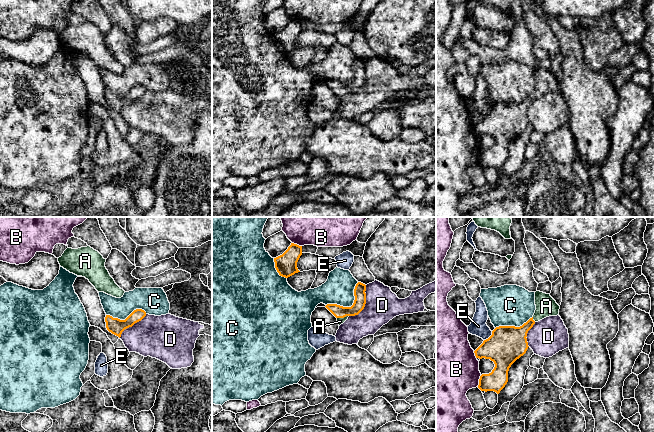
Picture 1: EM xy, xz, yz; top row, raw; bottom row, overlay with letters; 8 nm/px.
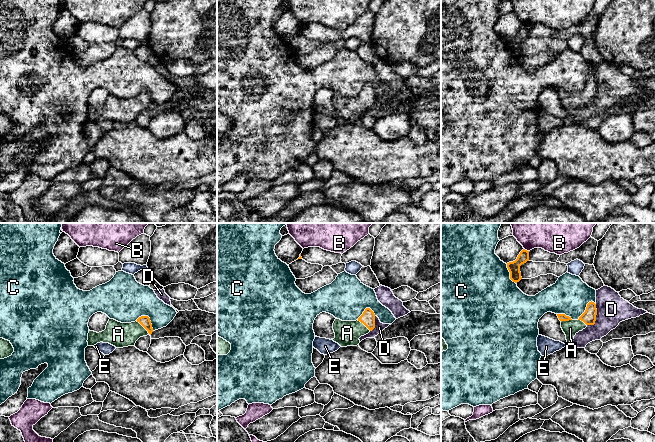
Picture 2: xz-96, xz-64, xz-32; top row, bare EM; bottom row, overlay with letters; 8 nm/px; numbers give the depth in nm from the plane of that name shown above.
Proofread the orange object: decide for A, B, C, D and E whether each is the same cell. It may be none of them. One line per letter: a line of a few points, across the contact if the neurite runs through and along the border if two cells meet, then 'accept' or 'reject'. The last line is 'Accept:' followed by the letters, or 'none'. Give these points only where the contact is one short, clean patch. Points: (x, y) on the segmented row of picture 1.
A: line yz (510, 341), (532, 319), (546, 306); accept
B: reject
C: reject
D: line xz (366, 285), (365, 306), (357, 314), (349, 316); reject
E: reject
Accept: A

